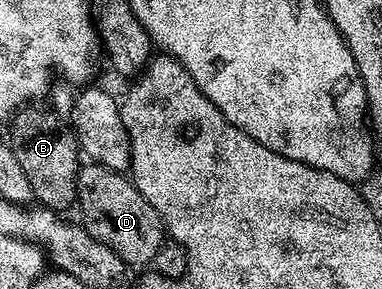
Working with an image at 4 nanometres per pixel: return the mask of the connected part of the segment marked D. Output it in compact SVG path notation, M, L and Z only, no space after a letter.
M97 164L83 165L78 171L78 201L76 206L77 209L82 209L80 222L86 227L86 231L92 236L96 236L96 240L108 244L108 248L112 248L112 252L116 252L116 256L120 256L126 261L127 267L149 267L153 263L156 252L160 252L160 244L164 240L162 220L155 208L152 208L152 205L141 195L125 173L110 170L107 166Z

